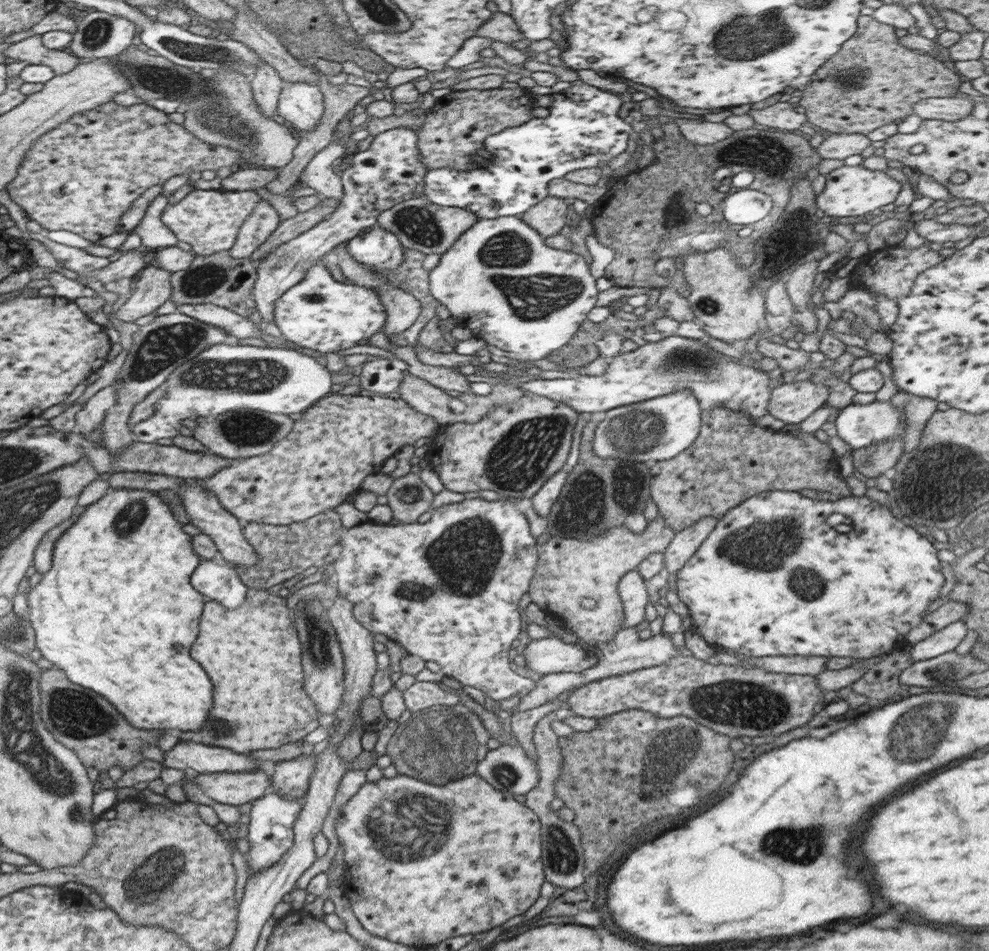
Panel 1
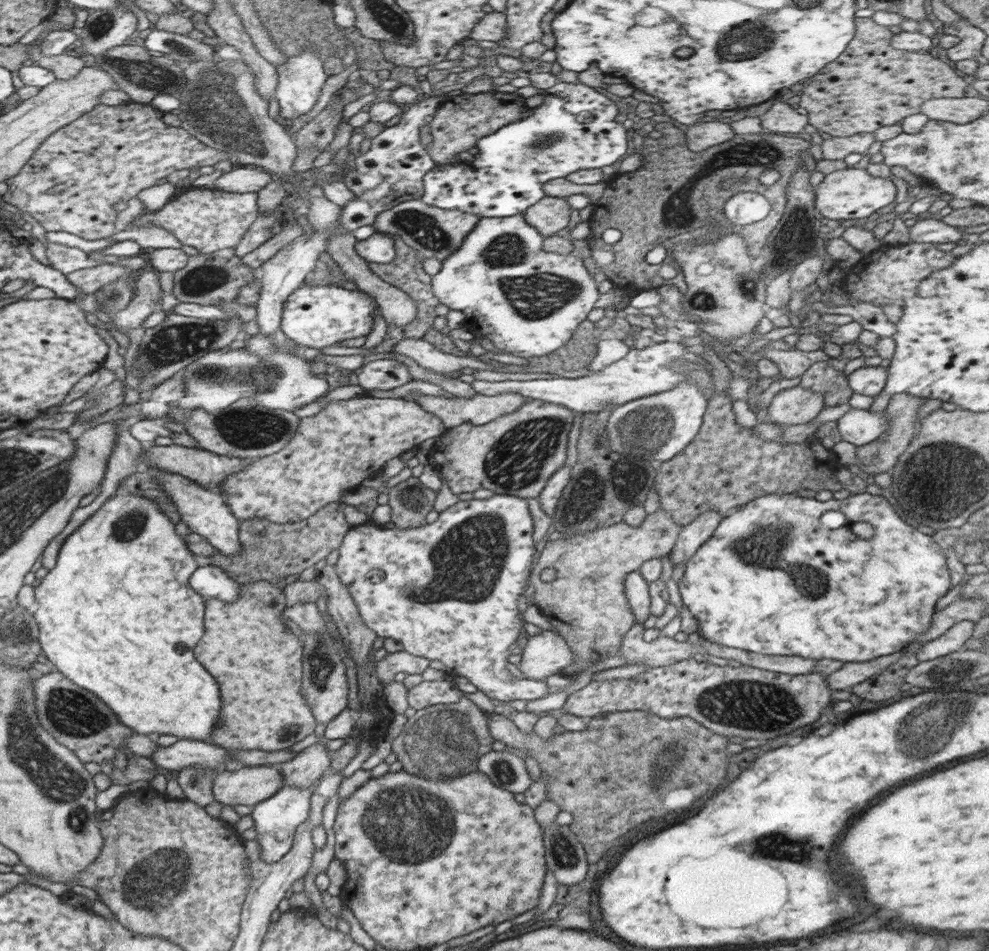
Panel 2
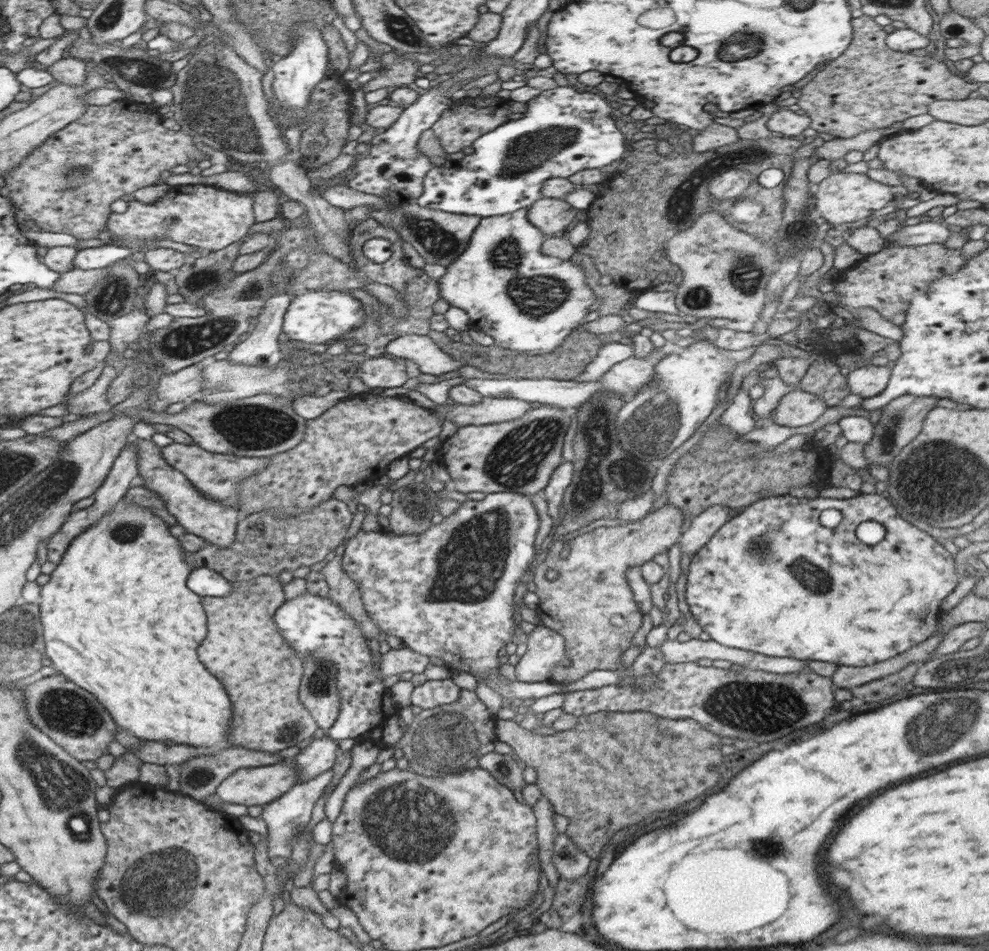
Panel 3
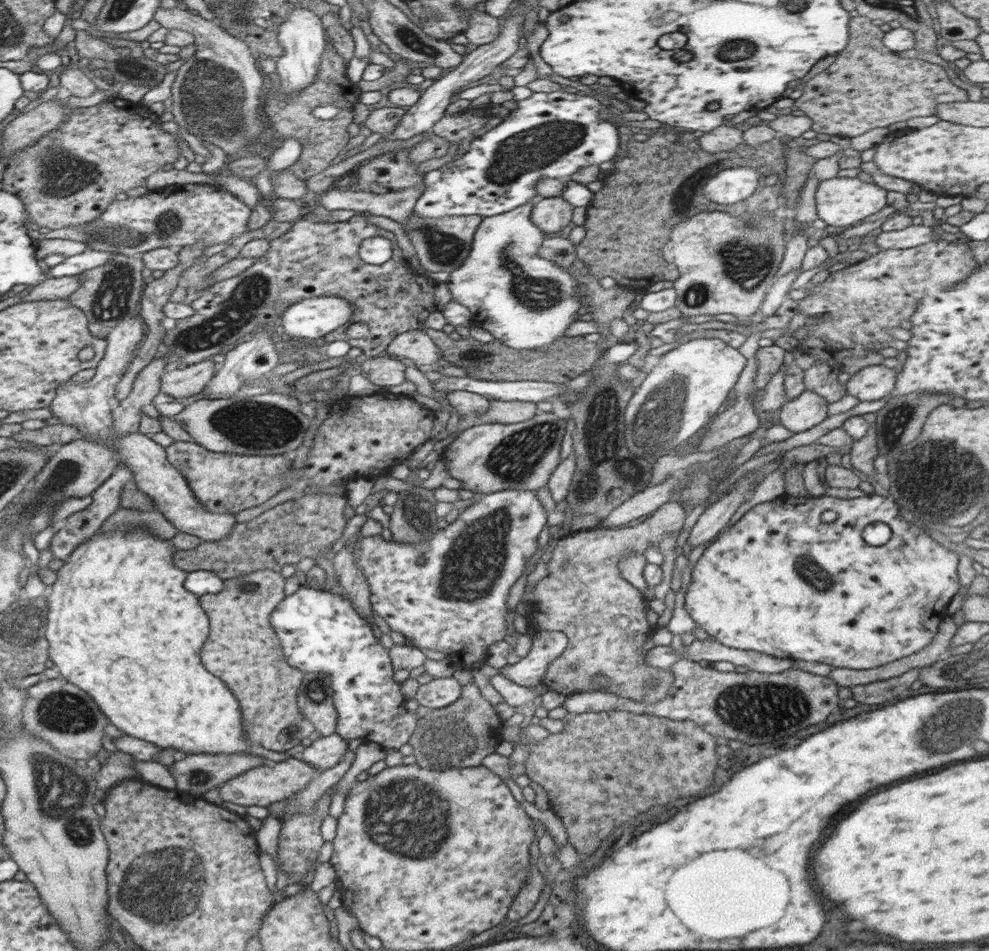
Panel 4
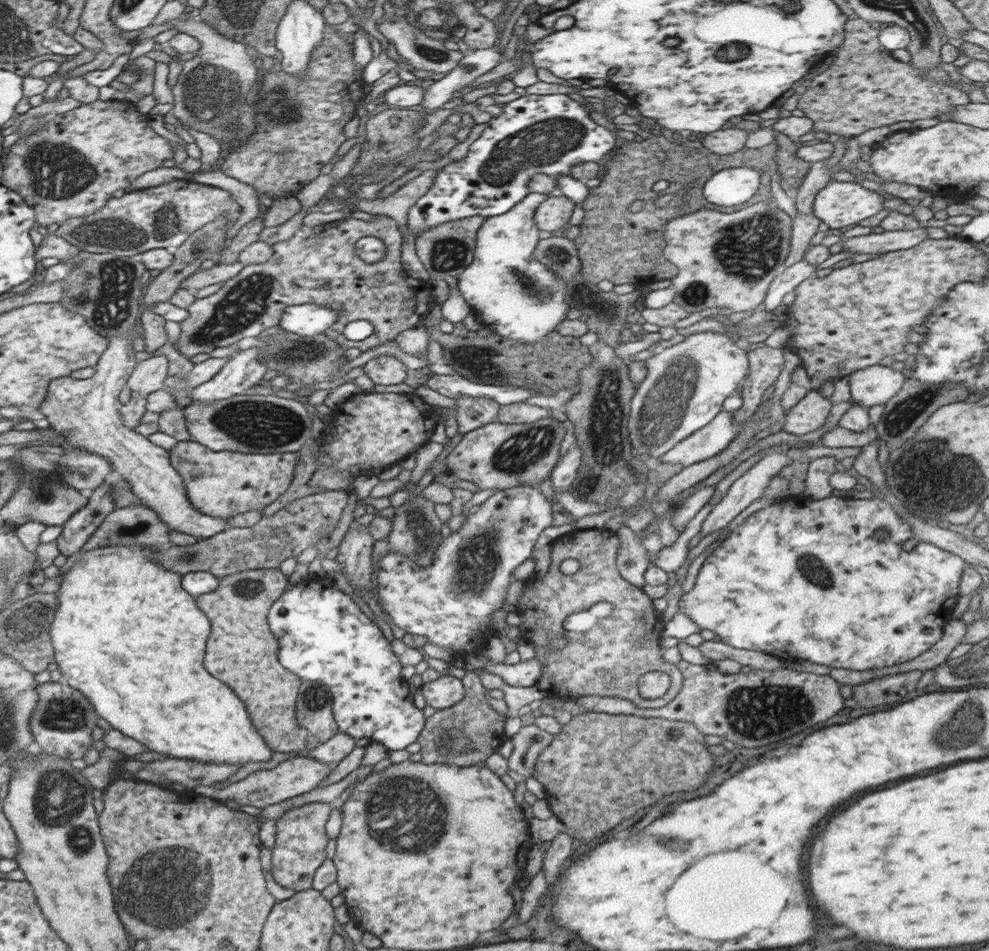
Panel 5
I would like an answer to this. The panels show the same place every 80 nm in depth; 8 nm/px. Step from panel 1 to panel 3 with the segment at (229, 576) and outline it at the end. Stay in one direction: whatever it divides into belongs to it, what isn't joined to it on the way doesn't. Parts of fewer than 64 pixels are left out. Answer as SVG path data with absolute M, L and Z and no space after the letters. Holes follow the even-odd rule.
M211 568L193 569L188 577L188 588L200 597L226 597L232 594L232 582Z

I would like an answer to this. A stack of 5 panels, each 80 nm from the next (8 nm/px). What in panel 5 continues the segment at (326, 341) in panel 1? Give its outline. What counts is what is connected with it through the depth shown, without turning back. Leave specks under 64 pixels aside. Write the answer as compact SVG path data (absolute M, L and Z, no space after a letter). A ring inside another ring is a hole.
M299 304L283 310L279 325L286 332L313 337L321 332L328 332L336 319L337 310L323 304Z

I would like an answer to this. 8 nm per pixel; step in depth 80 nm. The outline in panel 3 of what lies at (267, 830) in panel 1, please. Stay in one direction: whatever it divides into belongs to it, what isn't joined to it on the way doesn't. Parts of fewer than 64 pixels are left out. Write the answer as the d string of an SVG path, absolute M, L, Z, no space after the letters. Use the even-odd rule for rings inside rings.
M327 770L323 774L303 783L296 783L288 792L285 792L280 798L265 804L260 818L267 824L267 844L268 850L264 855L271 859L274 856L291 856L292 840L297 830L310 822L315 802L323 796L324 788L328 786L330 780L334 778L334 771Z

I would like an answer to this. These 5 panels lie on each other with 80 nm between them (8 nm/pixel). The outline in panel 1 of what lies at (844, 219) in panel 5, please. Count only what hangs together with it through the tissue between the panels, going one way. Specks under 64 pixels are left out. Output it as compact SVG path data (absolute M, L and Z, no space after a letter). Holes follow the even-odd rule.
M842 166L826 175L826 186L815 200L828 216L854 217L878 212L879 208L896 201L902 185L881 170L868 170L862 166Z

